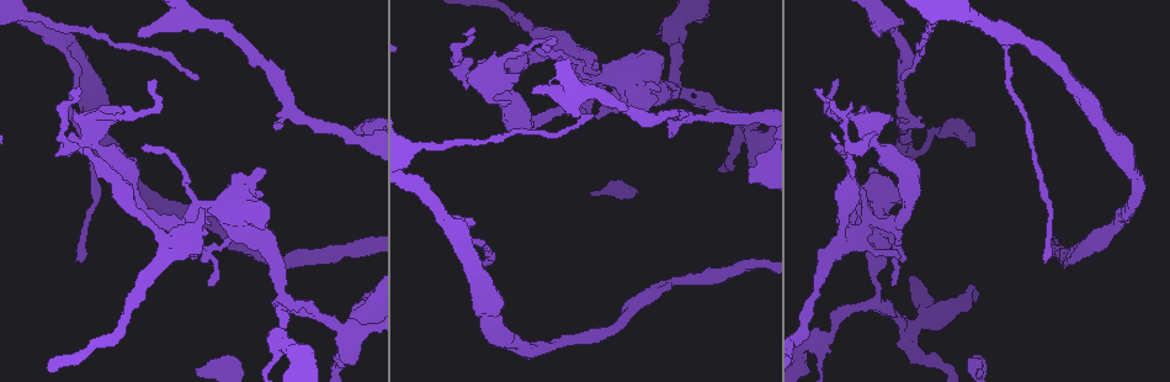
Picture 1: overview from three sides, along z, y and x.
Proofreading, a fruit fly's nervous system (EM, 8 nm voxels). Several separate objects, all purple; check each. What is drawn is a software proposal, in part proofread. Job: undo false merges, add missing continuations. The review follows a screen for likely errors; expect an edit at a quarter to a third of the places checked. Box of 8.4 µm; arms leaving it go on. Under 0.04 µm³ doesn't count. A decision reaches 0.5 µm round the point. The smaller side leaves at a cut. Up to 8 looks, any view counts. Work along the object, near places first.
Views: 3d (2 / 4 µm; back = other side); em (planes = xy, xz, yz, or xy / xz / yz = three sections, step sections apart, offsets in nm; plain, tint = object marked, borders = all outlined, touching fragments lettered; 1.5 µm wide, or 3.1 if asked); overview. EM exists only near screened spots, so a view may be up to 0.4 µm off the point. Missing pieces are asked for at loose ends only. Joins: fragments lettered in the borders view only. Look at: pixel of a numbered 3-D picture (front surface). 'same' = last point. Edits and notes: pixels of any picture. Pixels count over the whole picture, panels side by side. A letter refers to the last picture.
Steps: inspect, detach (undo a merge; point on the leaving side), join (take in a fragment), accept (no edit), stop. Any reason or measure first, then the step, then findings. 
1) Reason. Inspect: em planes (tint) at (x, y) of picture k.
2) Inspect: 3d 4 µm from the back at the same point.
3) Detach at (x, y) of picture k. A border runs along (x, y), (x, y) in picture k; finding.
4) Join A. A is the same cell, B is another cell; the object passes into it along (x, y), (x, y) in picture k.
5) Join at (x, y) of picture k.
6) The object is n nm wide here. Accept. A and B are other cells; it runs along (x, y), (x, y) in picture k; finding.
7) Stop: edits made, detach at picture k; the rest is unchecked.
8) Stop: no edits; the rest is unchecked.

Free end. Inspect: em xz step 4 (borders) at (473, 31) of picture 1.

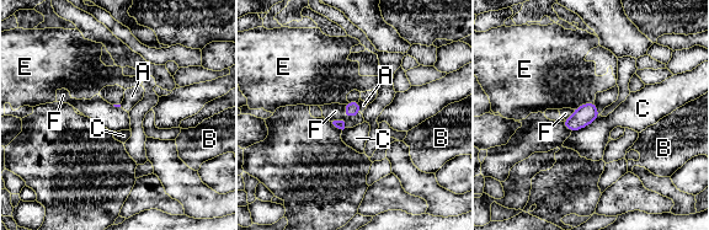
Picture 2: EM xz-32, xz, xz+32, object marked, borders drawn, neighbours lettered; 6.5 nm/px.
Accept. A, B, C, E and F are other cells; no lettered fragment goes on from it.

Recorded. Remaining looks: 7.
An open end. Inspect: 3d 4 µm from the back at (750, 180) of picture 1.

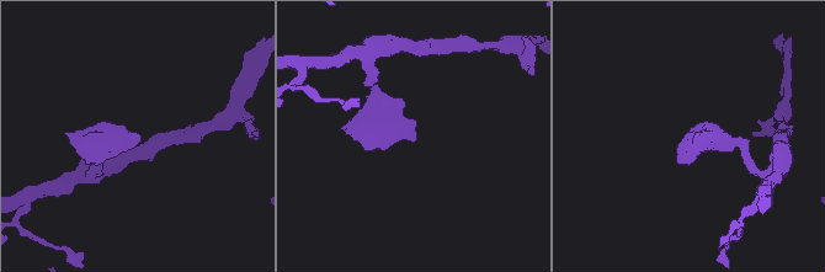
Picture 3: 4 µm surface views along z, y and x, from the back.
Shape alone is not enough. Inspect: em planes (borders) at (141, 139) of picture 3.

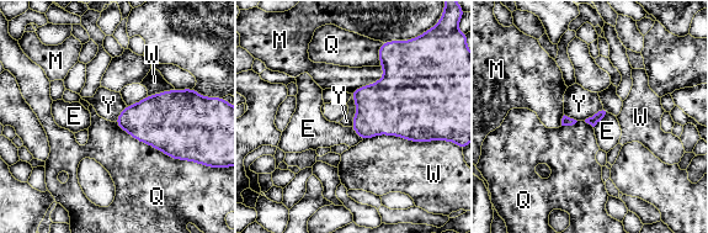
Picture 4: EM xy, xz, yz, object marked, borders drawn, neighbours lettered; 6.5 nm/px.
Accept. E, M, Q, W and Y are other cells; a border runs along (351, 95), (356, 105), (352, 126) in picture 4; none of them fits.

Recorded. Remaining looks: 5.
Sudden change in width. Inspect: em planes (borders) at (878, 297) of picture 1.

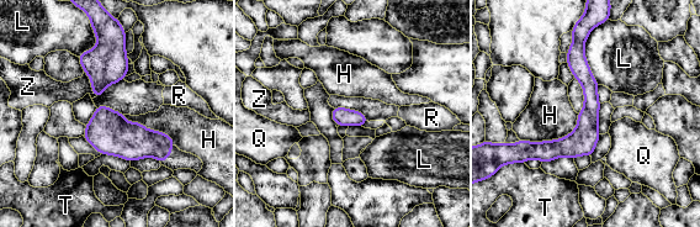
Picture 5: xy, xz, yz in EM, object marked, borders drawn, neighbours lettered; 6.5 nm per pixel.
The object is 120 nm wide here. Accept. H, L, Q, R, T and Z are other cells; it runs along (576, 42), (588, 123), (529, 156) in picture 5; all the same neuron.

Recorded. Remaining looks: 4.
Stop: no edits; the rest is unchecked.

